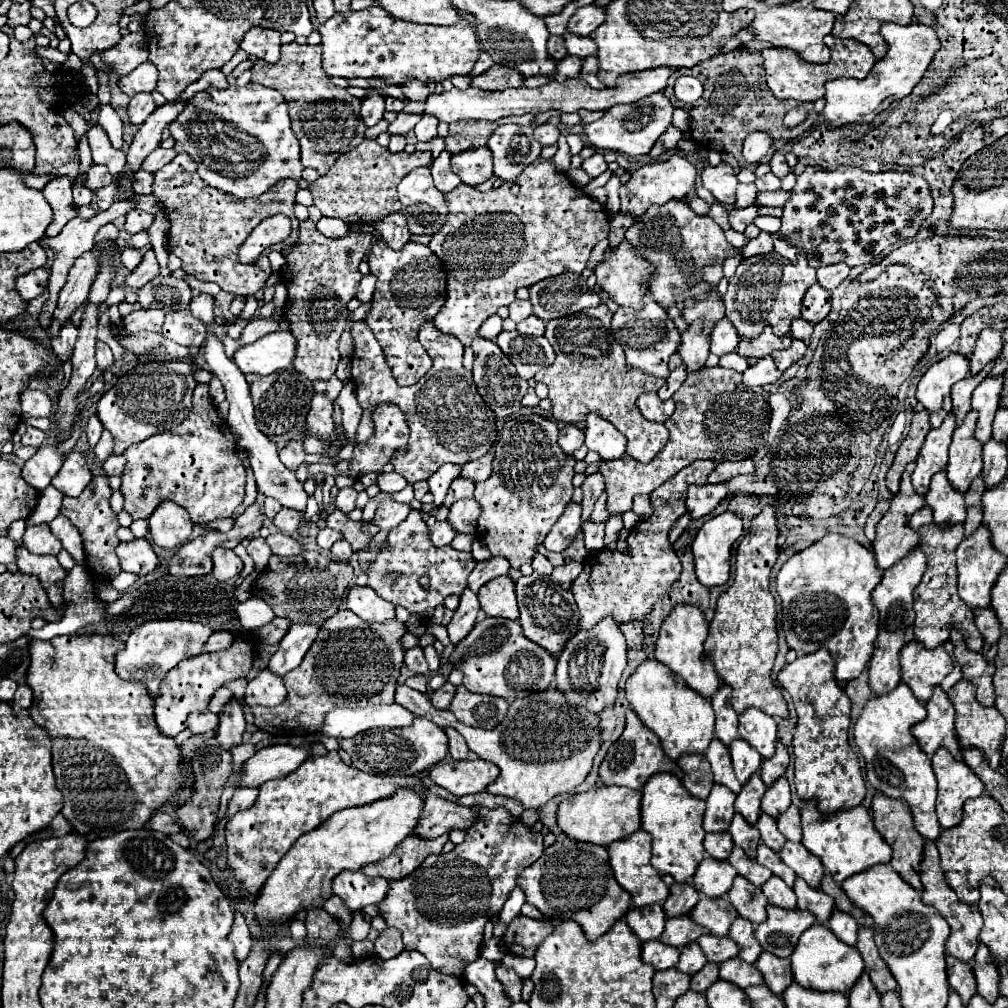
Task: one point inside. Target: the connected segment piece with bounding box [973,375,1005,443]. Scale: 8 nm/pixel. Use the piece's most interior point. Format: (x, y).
(986, 398)

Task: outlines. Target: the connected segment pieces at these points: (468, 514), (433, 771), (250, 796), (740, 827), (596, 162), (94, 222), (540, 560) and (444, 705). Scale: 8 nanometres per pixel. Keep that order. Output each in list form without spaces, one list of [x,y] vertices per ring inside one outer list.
[[[461,499],[449,507],[447,521],[451,523],[455,533],[475,535],[475,525],[477,525],[479,513],[481,513],[479,503],[475,503],[473,499]]]
[[[445,759],[441,763],[435,763],[431,769],[427,769],[427,777],[435,785],[461,797],[461,795],[475,795],[485,791],[487,785],[499,777],[499,769],[483,759],[473,759],[473,761]]]
[[[237,787],[235,789],[235,795],[233,799],[229,801],[229,815],[235,815],[237,811],[243,811],[243,809],[249,809],[251,805],[255,805],[257,801],[257,795],[259,795],[259,789],[251,789],[251,787]]]
[[[735,813],[735,817],[731,819],[731,827],[729,833],[733,837],[733,843],[739,845],[751,859],[755,859],[755,849],[759,845],[759,829],[755,825],[749,825],[739,813]]]
[[[597,151],[593,157],[585,159],[585,161],[583,161],[583,169],[585,169],[591,177],[597,177],[597,175],[601,175],[603,171],[607,171],[607,163],[605,163],[605,159],[603,159],[603,153]]]
[[[134,200],[115,202],[111,205],[111,207],[109,207],[109,209],[100,212],[97,217],[93,217],[93,219],[89,219],[89,221],[83,221],[83,219],[79,219],[79,217],[71,219],[71,221],[69,221],[69,223],[67,223],[67,225],[61,229],[61,233],[59,233],[57,237],[47,237],[47,239],[45,239],[45,245],[47,245],[47,249],[51,249],[51,251],[53,251],[55,259],[53,259],[53,265],[51,265],[51,279],[49,279],[49,299],[45,301],[45,305],[43,305],[43,311],[41,311],[41,315],[39,315],[39,325],[41,325],[43,329],[47,329],[47,327],[49,327],[49,323],[51,323],[51,313],[55,311],[55,301],[57,301],[57,295],[59,295],[61,287],[65,285],[65,279],[67,279],[67,273],[69,273],[69,267],[75,263],[75,259],[77,259],[79,255],[83,255],[85,251],[91,251],[91,249],[95,247],[95,241],[93,241],[93,237],[95,237],[95,233],[99,231],[99,227],[103,227],[103,225],[111,223],[113,219],[116,219],[119,216],[124,216],[129,211],[134,209],[134,207]]]
[[[539,553],[533,557],[533,563],[531,565],[541,575],[551,575],[551,571],[553,571],[553,565],[549,563],[549,559],[545,555],[539,555]]]
[[[447,681],[441,689],[437,689],[437,691],[431,695],[431,703],[433,703],[435,709],[447,711],[449,705],[451,705],[451,701],[453,701],[453,697],[455,697],[455,685],[451,685],[451,683]]]

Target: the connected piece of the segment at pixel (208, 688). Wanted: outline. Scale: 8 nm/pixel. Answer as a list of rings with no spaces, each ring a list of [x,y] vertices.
[[[251,633],[237,635],[231,647],[217,651],[217,653],[201,653],[199,657],[191,657],[181,661],[175,669],[167,673],[167,677],[161,681],[161,689],[155,697],[155,721],[167,737],[175,737],[183,729],[187,729],[187,717],[195,711],[205,711],[211,697],[217,689],[225,687],[227,681],[247,677],[251,665],[253,665],[253,651],[255,651],[255,639]]]

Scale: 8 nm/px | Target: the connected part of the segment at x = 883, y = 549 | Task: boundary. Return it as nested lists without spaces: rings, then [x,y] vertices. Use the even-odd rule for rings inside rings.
[[[909,463],[905,467],[905,473],[903,473],[903,479],[901,479],[901,489],[899,493],[891,499],[891,507],[889,511],[883,515],[883,519],[877,523],[877,537],[873,541],[873,551],[875,551],[875,557],[877,557],[877,563],[881,569],[889,569],[891,565],[895,565],[895,561],[903,559],[907,553],[911,553],[911,549],[915,549],[919,545],[919,535],[907,525],[907,521],[911,519],[911,515],[915,511],[919,511],[923,505],[925,505],[925,499],[915,493],[913,485],[911,485],[911,475],[913,475],[913,469],[915,469],[915,463]]]

